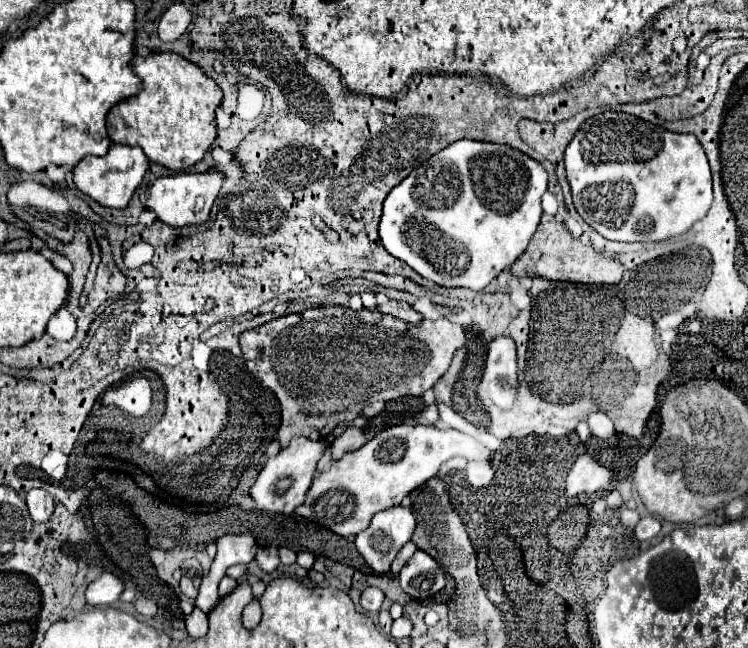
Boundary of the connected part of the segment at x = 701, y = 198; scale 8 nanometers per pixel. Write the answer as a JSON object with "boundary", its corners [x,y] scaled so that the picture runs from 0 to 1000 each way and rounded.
{"boundary":[[[806,173],[777,191],[755,231],[755,265],[777,336],[822,373],[884,373],[916,361],[951,321],[951,262],[926,207],[902,207],[833,173]]]}

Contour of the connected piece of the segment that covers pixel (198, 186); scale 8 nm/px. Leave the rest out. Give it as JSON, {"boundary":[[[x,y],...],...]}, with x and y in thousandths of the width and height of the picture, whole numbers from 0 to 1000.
{"boundary":[[[279,262],[274,269],[239,265],[239,269],[229,269],[229,272],[215,272],[202,284],[194,321],[207,327],[210,340],[215,340],[226,349],[234,349],[234,352],[255,349],[255,346],[271,346],[279,336],[282,318],[287,312],[287,302],[293,299],[298,275],[301,272],[290,262]]]}

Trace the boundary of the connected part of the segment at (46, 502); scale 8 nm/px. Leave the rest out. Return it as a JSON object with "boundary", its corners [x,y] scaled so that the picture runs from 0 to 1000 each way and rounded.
{"boundary":[[[44,753],[36,759],[36,781],[47,806],[63,806],[74,787],[74,772],[57,753]]]}

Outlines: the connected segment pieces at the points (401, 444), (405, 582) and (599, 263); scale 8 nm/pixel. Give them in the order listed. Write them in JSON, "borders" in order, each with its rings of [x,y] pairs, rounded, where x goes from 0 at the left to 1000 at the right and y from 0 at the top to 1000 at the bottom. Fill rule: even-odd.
{"borders":[[[[544,651],[515,660],[488,688],[461,701],[456,710],[445,713],[437,728],[429,728],[426,738],[418,741],[408,775],[397,781],[394,790],[453,827],[480,824],[504,790],[533,781],[555,753],[582,738],[592,713],[622,698],[624,676],[614,664],[590,664],[568,654],[549,657]]],[[[557,849],[533,886],[536,907],[555,926],[568,926],[595,904],[595,883],[566,849]]],[[[726,333],[723,346],[705,383],[705,389],[686,407],[683,423],[697,429],[702,423],[721,426],[742,435],[774,435],[774,438],[795,438],[795,435],[830,435],[833,410],[828,401],[809,398],[793,383],[777,377],[777,370],[766,367],[755,346],[742,333]]]]}

